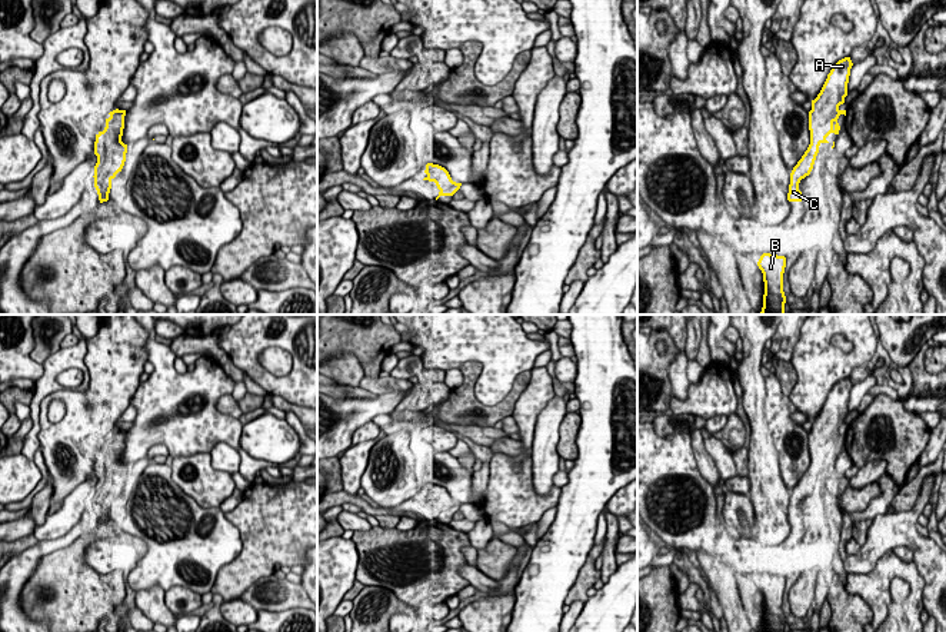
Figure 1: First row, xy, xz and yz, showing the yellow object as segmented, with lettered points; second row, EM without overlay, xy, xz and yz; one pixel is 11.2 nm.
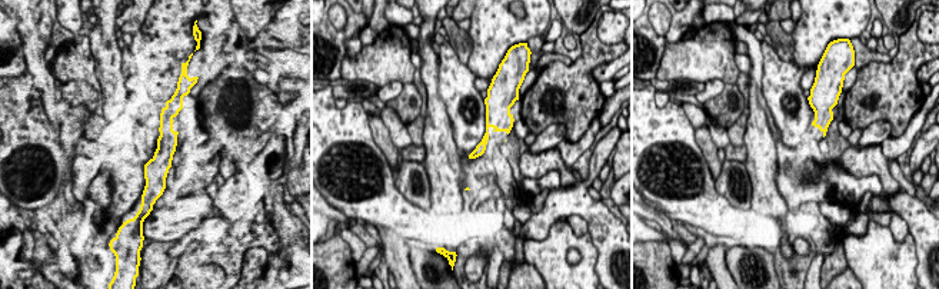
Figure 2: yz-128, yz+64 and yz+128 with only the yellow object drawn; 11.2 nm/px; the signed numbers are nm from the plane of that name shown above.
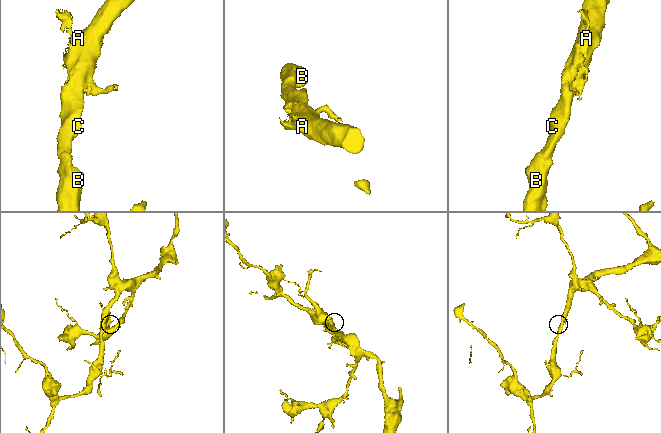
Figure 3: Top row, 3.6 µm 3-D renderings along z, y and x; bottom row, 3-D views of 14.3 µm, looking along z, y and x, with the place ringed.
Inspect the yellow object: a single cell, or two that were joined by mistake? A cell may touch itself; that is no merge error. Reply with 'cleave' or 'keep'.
keep

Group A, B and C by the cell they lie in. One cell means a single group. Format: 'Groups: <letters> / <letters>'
Groups: A B C

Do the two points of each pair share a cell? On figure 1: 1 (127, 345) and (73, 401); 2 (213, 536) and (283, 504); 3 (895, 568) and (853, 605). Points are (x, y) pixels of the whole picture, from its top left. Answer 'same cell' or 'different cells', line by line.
1: same cell
2: different cells
3: different cells

